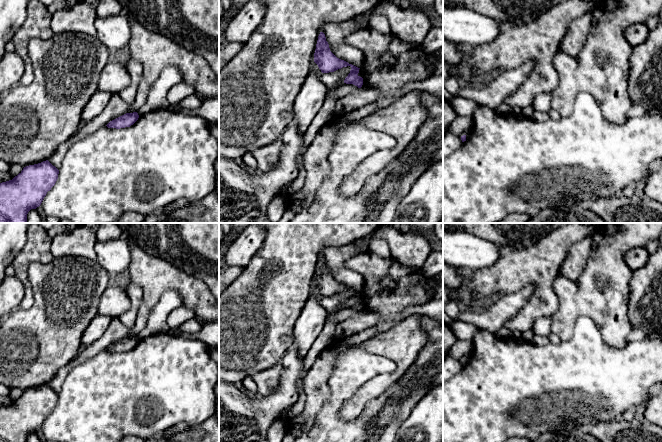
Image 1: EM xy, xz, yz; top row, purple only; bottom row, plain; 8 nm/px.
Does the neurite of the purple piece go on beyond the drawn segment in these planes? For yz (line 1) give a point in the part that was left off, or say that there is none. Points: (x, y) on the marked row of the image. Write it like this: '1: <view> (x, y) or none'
1: none

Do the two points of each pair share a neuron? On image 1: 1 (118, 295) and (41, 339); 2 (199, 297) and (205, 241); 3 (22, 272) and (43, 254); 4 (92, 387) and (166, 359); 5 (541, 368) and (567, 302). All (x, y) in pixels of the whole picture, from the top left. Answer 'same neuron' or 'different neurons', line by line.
1: different neurons
2: different neurons
3: same neuron
4: same neuron
5: different neurons

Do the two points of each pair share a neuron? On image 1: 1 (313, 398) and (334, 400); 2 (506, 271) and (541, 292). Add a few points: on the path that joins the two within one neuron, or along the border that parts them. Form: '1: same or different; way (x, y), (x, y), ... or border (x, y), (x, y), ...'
1: different; border (323, 404), (312, 425)
2: same; way (516, 271), (526, 271), (537, 282)

